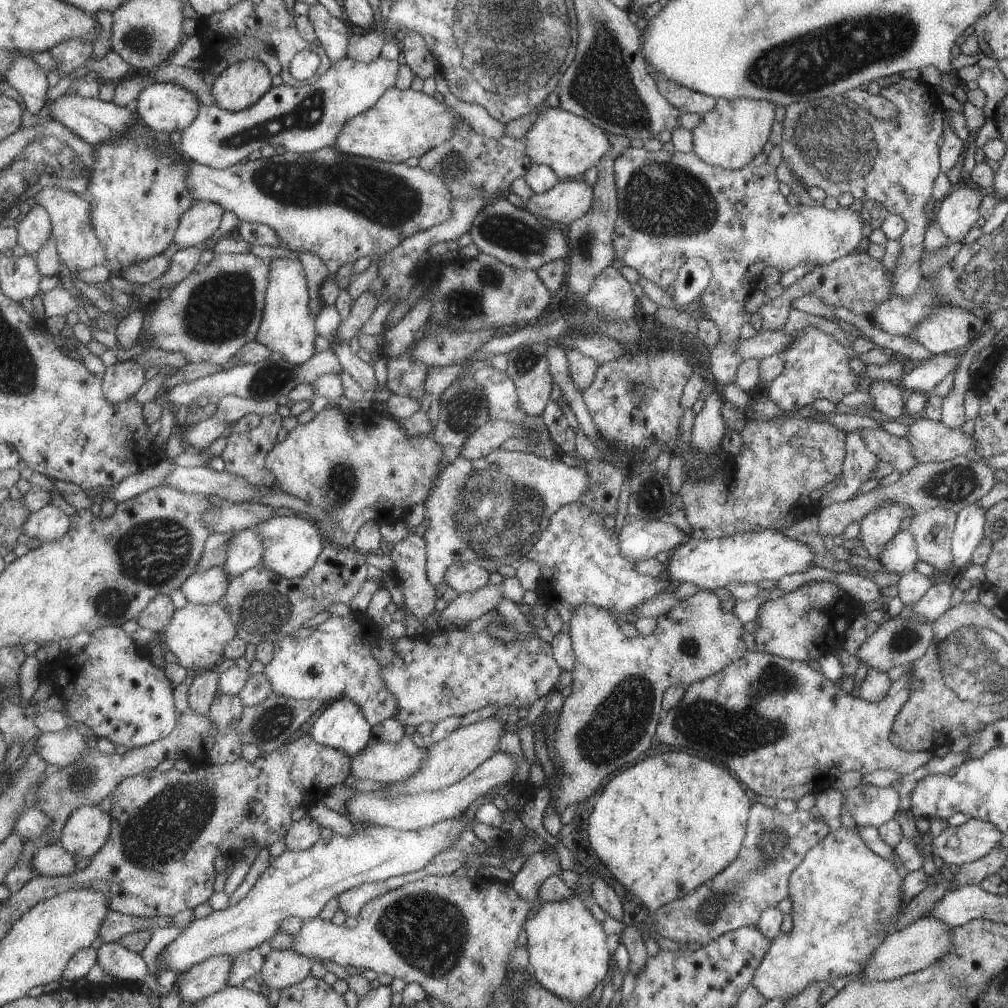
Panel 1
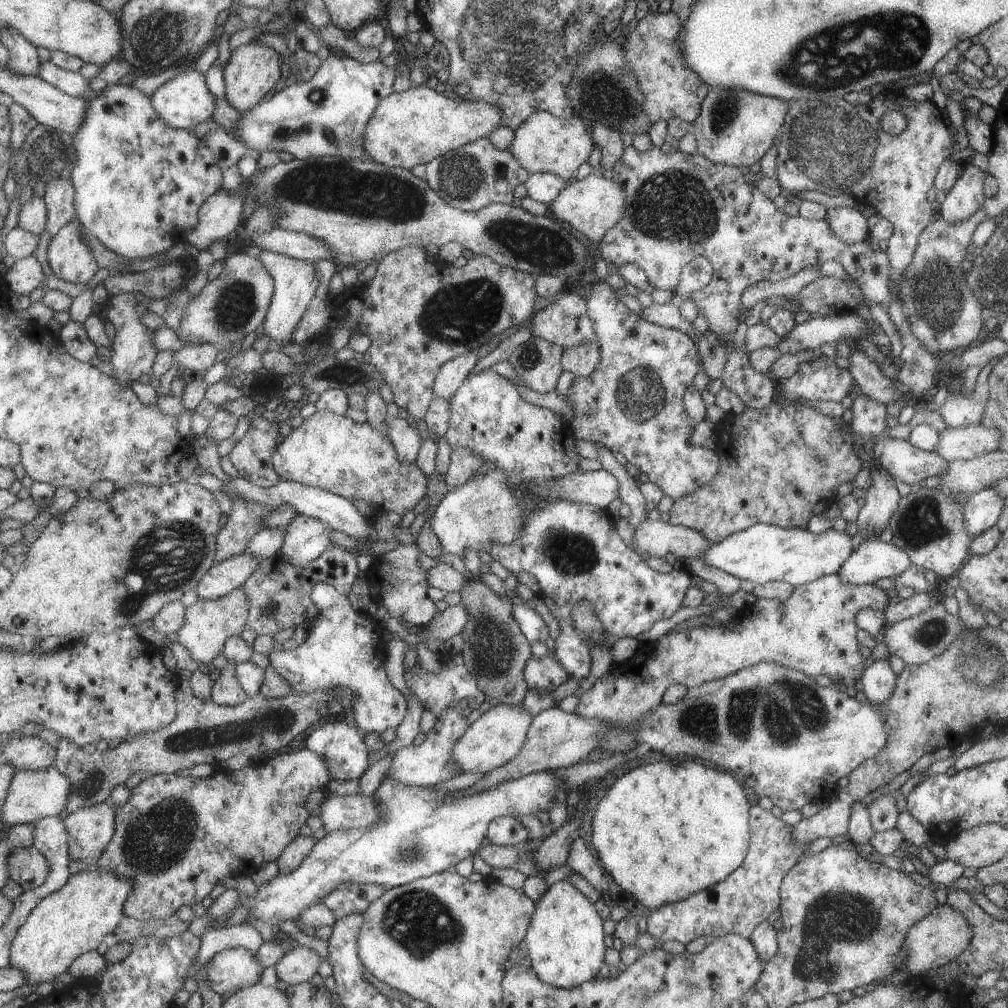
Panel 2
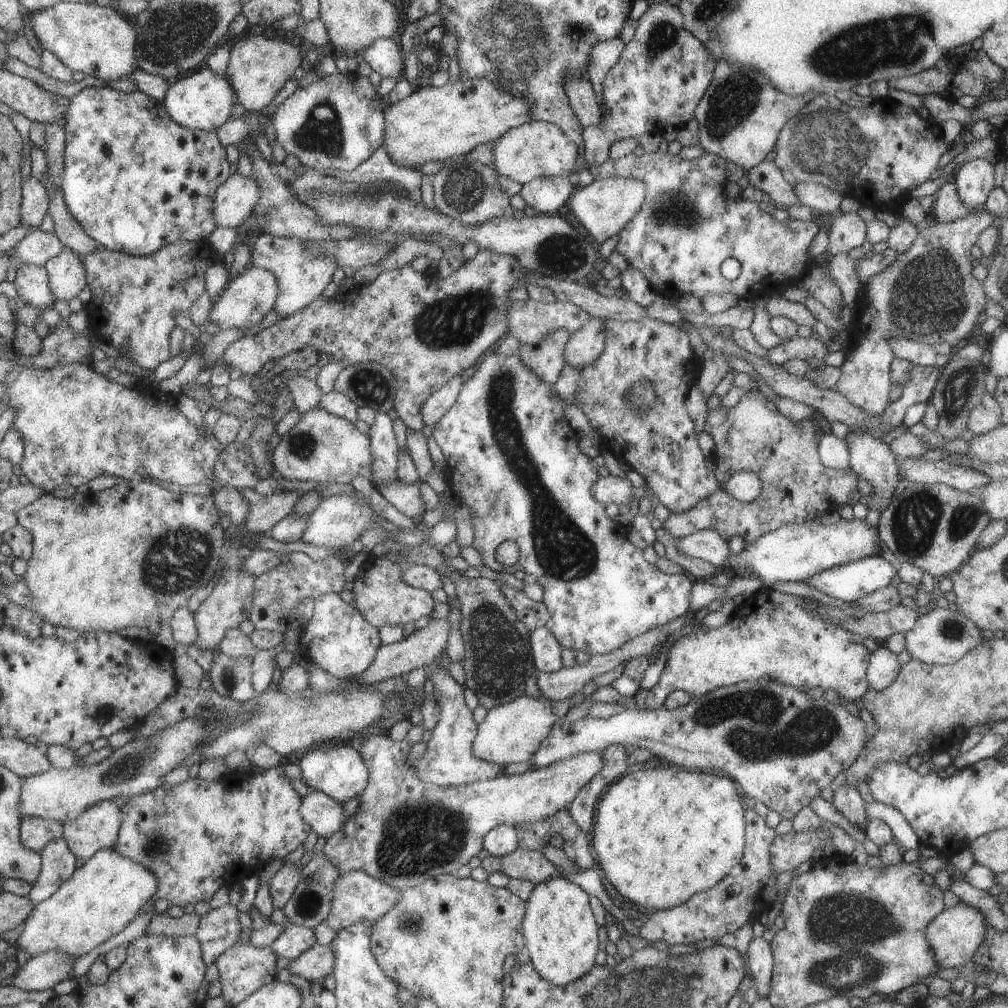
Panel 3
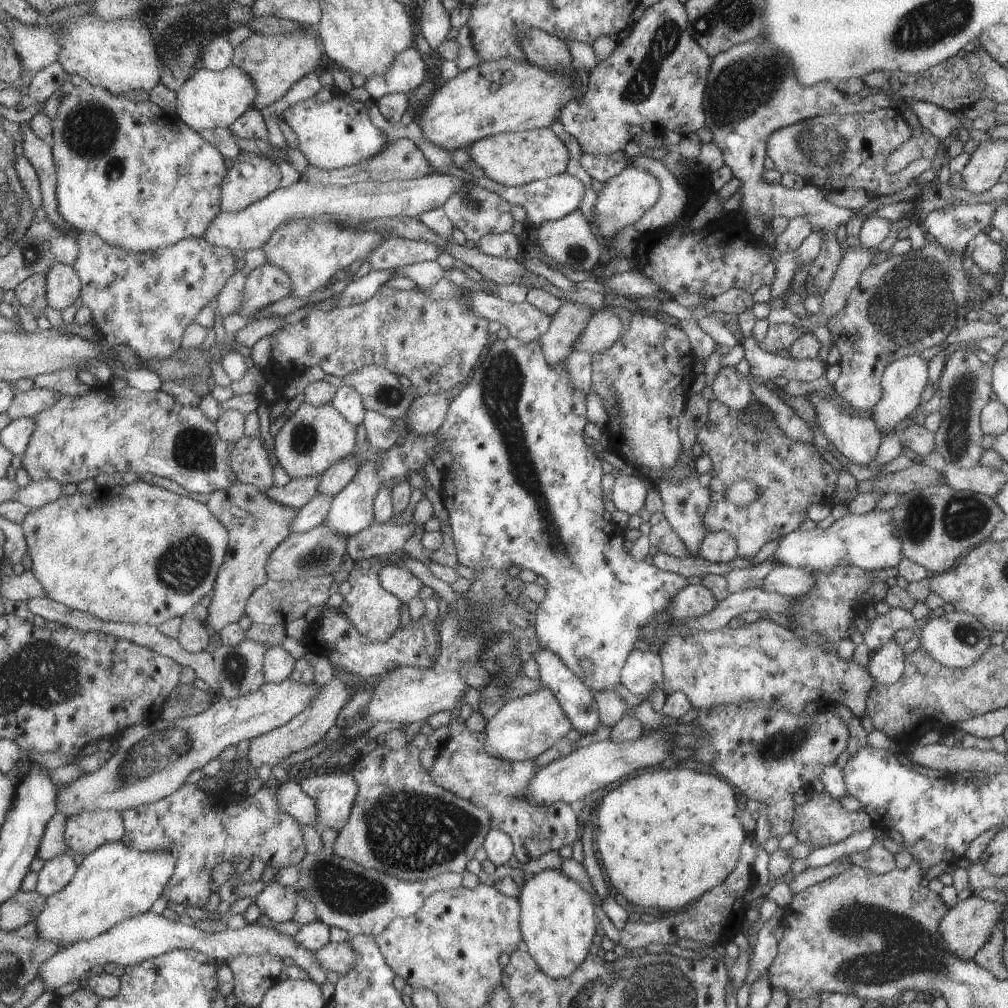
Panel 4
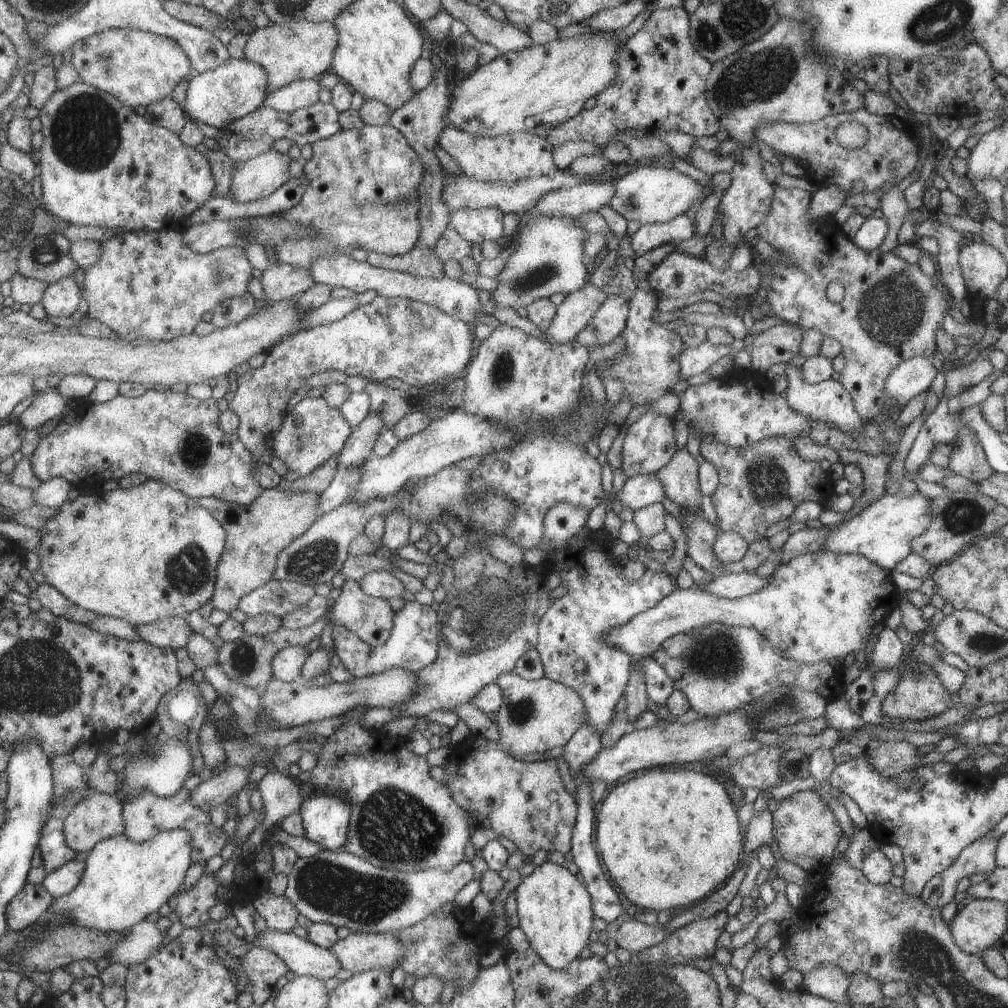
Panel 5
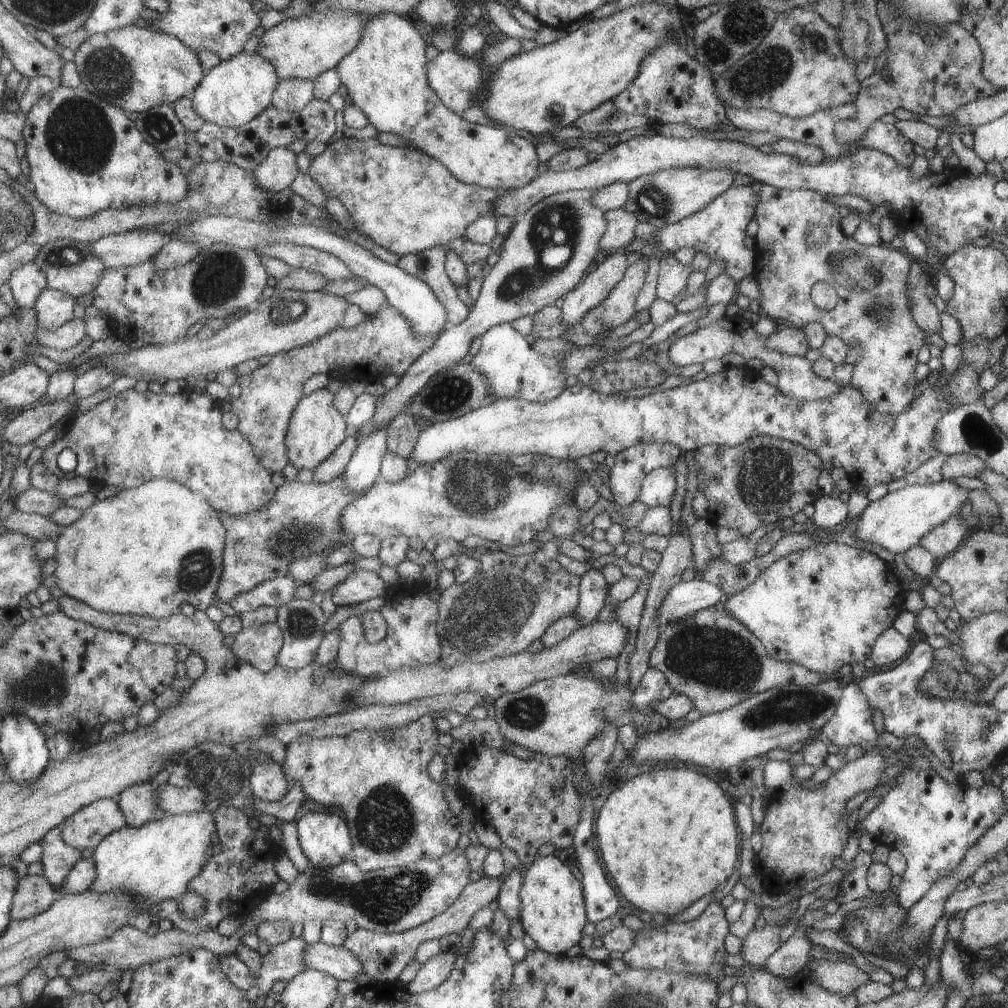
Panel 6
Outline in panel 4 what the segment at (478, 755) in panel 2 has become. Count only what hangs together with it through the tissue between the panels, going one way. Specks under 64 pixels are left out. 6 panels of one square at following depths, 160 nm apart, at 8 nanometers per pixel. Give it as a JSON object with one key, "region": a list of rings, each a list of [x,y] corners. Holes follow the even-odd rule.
{"region":[[[543,686],[503,703],[495,716],[485,721],[485,752],[492,757],[511,762],[535,759],[538,754],[573,730],[571,720],[567,718],[554,693]]]}

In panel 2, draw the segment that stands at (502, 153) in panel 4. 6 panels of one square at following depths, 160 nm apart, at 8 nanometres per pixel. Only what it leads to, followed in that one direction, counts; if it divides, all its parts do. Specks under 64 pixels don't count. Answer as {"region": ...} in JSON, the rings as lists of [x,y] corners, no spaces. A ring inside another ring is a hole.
{"region":[[[543,111],[534,112],[512,131],[512,135],[514,138],[506,150],[517,159],[525,172],[531,175],[553,173],[566,182],[574,179],[577,168],[586,162],[595,145],[589,126],[579,117],[562,119]]]}

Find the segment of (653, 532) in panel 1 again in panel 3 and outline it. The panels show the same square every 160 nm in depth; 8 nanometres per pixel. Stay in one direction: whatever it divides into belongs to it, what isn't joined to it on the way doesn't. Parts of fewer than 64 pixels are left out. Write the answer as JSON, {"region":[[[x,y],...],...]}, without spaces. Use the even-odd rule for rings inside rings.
{"region":[[[702,529],[677,538],[677,550],[685,556],[724,568],[727,543],[712,529]]]}

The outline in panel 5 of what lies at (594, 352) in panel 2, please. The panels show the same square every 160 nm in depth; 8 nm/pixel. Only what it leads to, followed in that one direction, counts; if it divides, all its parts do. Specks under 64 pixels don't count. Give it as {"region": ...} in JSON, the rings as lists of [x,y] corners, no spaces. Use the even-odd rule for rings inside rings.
{"region":[[[607,295],[575,340],[584,347],[612,344],[615,336],[624,329],[627,317],[628,300],[621,295]]]}

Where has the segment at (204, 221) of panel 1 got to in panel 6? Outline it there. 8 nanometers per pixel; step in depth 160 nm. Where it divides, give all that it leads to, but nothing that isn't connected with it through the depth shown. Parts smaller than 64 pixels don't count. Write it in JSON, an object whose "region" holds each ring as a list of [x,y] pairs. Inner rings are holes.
{"region":[[[275,147],[253,171],[256,183],[272,193],[287,188],[298,175],[295,156],[286,147]]]}

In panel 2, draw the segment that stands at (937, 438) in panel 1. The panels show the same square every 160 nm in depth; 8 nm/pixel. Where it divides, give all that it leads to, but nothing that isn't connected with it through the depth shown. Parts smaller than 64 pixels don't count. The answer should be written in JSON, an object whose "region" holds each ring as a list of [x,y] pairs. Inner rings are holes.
{"region":[[[981,423],[964,427],[947,427],[938,432],[935,452],[948,462],[972,459],[997,450],[1001,433],[996,428],[985,428]]]}

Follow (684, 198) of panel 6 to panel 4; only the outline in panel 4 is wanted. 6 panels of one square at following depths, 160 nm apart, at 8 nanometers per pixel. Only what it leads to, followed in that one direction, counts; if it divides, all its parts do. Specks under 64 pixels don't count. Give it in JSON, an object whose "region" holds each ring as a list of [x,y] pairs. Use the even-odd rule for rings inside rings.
{"region":[[[625,167],[618,175],[612,176],[604,182],[600,194],[594,204],[595,218],[591,222],[599,229],[600,239],[610,239],[623,227],[637,222],[643,212],[647,212],[659,196],[659,182],[647,171]]]}

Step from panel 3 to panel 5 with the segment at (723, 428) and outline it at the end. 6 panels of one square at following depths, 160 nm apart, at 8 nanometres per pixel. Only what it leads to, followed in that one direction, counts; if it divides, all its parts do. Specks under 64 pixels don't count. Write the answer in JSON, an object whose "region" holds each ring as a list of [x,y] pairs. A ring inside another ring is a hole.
{"region":[[[715,437],[700,439],[699,450],[718,472],[718,485],[710,501],[717,517],[717,531],[736,532],[747,544],[762,539],[765,529],[785,520],[803,501],[817,502],[817,496],[831,494],[829,474],[821,470],[818,461],[803,462],[787,437],[767,437],[746,444],[745,447],[728,447]]]}

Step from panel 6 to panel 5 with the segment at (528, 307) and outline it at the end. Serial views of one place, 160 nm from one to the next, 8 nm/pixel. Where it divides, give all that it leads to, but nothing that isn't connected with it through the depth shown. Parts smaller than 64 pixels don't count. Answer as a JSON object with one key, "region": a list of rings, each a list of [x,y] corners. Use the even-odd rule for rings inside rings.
{"region":[[[537,215],[526,223],[521,222],[514,237],[516,245],[503,262],[502,270],[496,274],[495,288],[489,292],[491,303],[494,306],[509,306],[513,310],[519,307],[527,308],[534,301],[548,299],[556,292],[567,294],[579,290],[585,284],[585,264],[581,260],[583,260],[586,230],[577,221],[557,215]],[[368,412],[367,416],[352,428],[349,438],[342,446],[338,454],[337,470],[363,464],[363,460],[371,455],[372,447],[384,428],[382,414]]]}

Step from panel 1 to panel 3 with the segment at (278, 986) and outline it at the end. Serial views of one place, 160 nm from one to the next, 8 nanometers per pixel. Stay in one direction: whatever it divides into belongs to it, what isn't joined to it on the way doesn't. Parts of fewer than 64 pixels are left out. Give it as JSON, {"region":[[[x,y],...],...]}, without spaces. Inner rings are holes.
{"region":[[[315,943],[299,956],[290,960],[287,969],[291,974],[306,981],[319,980],[331,974],[334,967],[334,954],[329,945]]]}

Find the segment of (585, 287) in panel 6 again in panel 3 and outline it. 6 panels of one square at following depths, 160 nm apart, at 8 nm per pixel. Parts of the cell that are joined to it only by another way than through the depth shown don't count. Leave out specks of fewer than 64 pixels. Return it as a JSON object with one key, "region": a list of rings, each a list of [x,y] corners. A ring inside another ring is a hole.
{"region":[[[558,329],[549,332],[539,344],[520,345],[523,366],[529,368],[535,374],[535,378],[539,378],[541,382],[554,384],[566,364],[563,360],[563,352],[567,340],[570,340],[570,332]]]}

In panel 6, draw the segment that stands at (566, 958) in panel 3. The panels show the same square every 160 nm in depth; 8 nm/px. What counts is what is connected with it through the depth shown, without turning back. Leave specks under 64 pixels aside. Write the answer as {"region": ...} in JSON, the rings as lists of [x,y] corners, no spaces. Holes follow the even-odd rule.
{"region":[[[536,856],[522,869],[521,888],[518,892],[521,903],[519,922],[524,934],[530,936],[536,948],[549,954],[561,955],[570,946],[579,942],[581,927],[585,924],[586,907],[583,904],[582,884],[579,884],[569,868],[555,856]]]}

